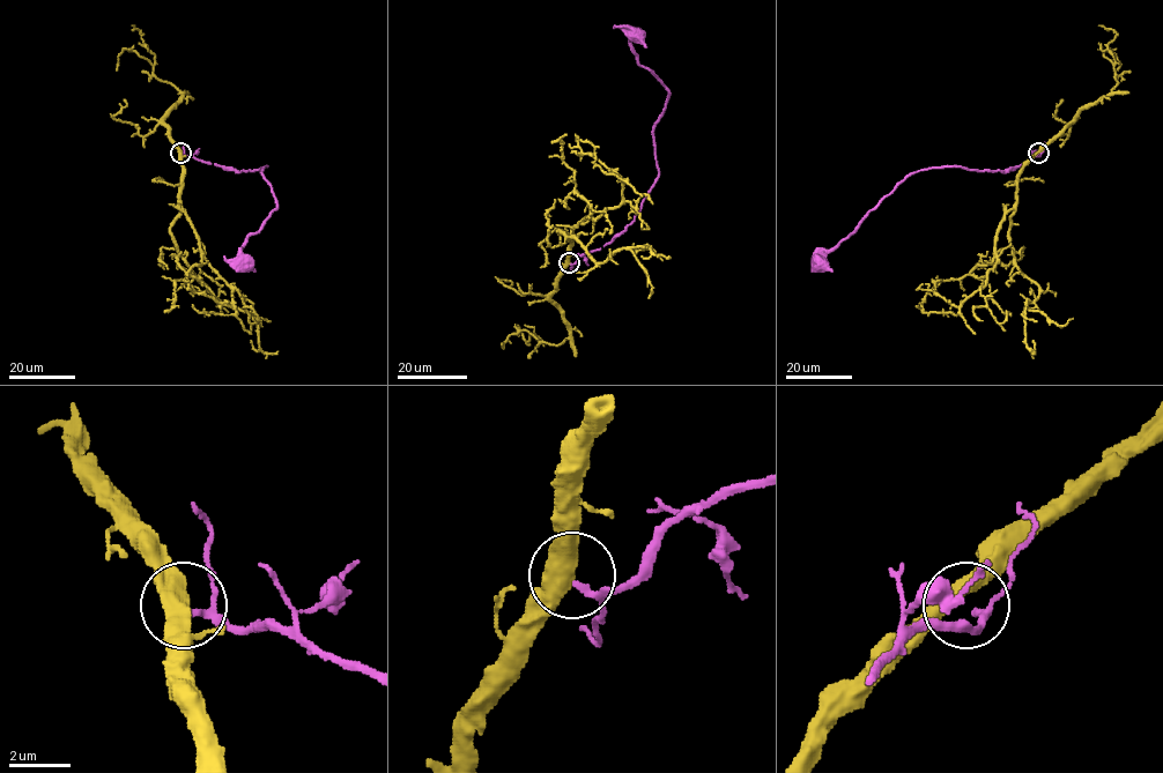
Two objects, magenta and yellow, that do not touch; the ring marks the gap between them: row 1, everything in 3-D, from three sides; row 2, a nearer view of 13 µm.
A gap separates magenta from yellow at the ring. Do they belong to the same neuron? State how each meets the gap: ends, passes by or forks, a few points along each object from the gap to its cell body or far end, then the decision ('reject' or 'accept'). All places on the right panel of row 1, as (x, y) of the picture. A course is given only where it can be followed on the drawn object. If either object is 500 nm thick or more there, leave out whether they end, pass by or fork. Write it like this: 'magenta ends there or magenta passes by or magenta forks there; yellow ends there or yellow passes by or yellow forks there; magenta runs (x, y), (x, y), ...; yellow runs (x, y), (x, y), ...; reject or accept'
magenta runs (1039, 154), (1002, 172), (954, 166), (911, 172), (849, 237), (824, 251), (815, 260), (819, 262); yellow runs (1037, 153), (1019, 176), (1009, 228), (1013, 262), (1038, 287), (1038, 296), (1023, 312), (1027, 347), (1034, 351); reject

